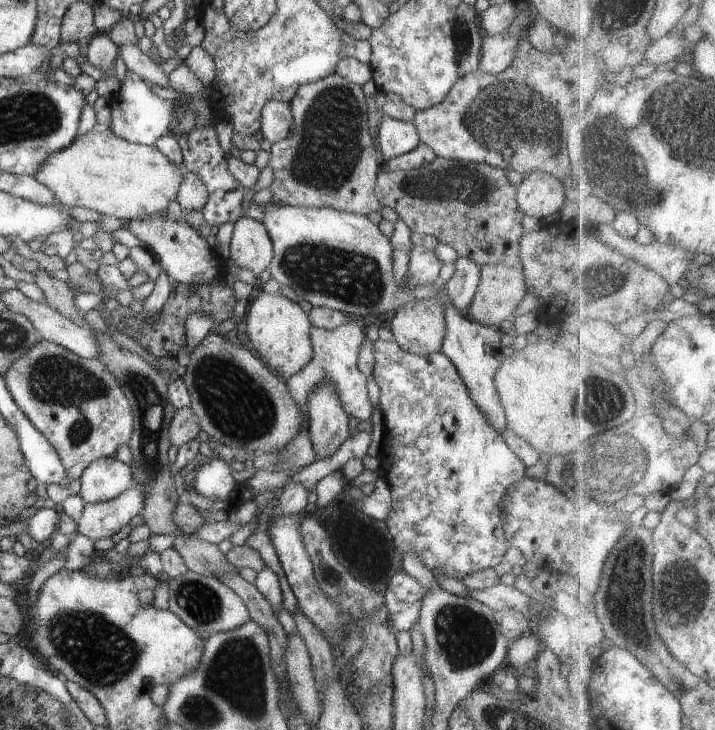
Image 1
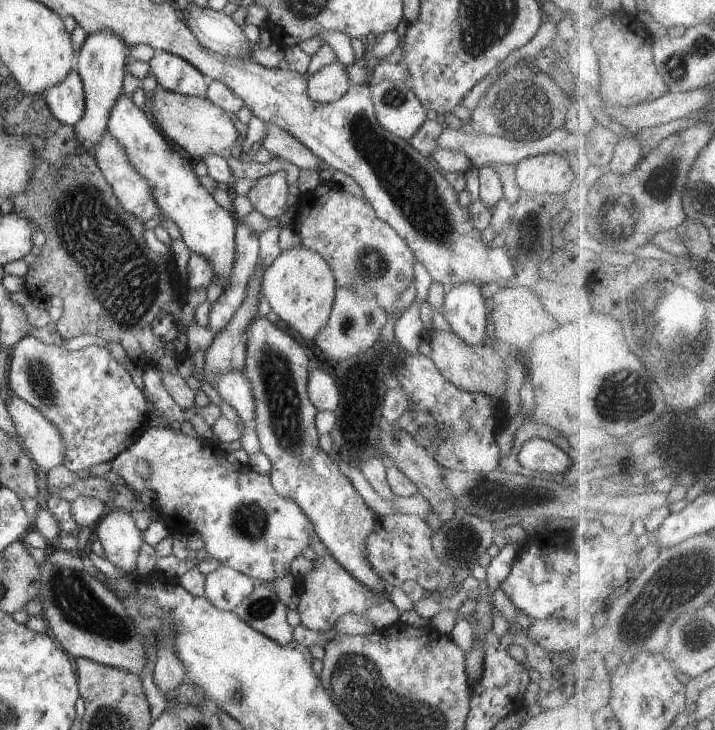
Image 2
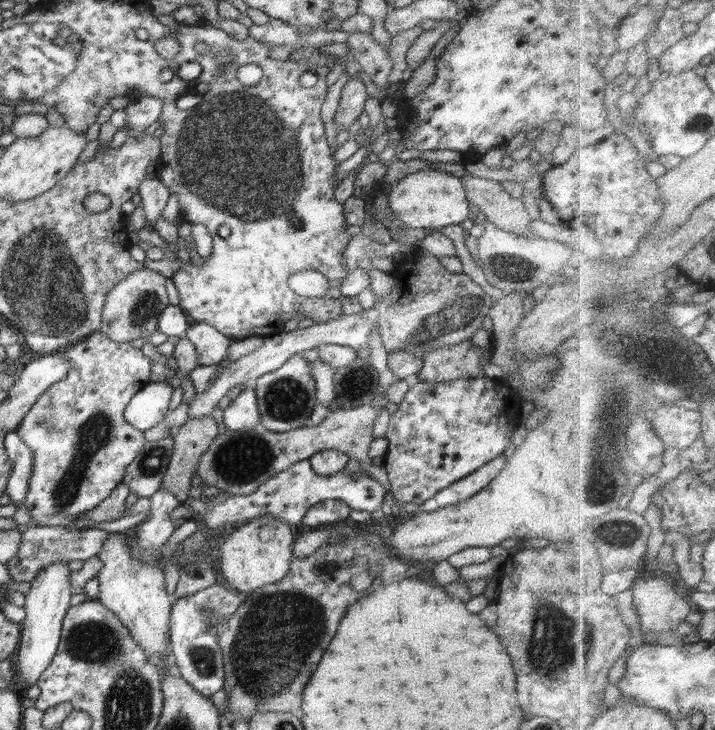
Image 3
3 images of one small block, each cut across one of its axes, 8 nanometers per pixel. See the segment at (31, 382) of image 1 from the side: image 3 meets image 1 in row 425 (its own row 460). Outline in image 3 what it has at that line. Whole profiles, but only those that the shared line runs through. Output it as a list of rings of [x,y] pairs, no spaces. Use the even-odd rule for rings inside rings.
[[[96,331],[85,339],[82,339],[76,345],[67,348],[62,353],[64,360],[68,360],[70,364],[70,371],[64,379],[50,385],[40,397],[36,403],[32,405],[32,408],[26,413],[26,416],[20,421],[18,428],[15,430],[18,432],[20,438],[32,448],[34,452],[34,463],[32,463],[32,475],[30,475],[30,482],[28,485],[28,492],[26,498],[24,498],[24,506],[28,508],[30,516],[32,516],[32,522],[36,522],[36,526],[57,526],[57,527],[70,527],[70,524],[74,522],[74,527],[68,528],[71,530],[78,530],[78,532],[85,530],[84,527],[78,528],[78,520],[84,520],[84,512],[96,508],[103,500],[106,500],[112,490],[122,482],[124,475],[126,474],[128,465],[136,458],[136,455],[142,450],[146,444],[146,438],[144,437],[144,431],[134,428],[126,419],[124,419],[124,409],[128,406],[131,398],[138,392],[144,385],[148,384],[150,380],[150,374],[152,374],[152,361],[148,358],[148,355],[144,355],[142,350],[132,346],[132,342],[126,342],[123,344],[117,344],[110,338],[105,336],[104,332]]]

